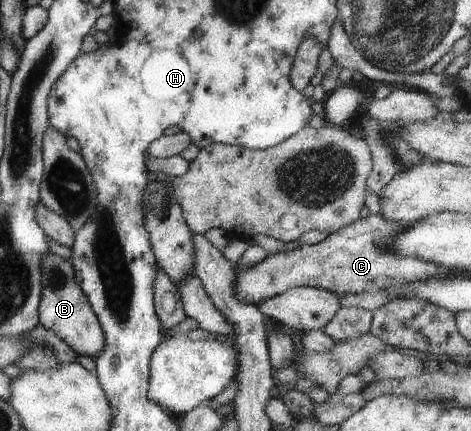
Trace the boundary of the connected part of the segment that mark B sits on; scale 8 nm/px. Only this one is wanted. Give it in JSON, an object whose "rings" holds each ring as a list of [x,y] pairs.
{"rings":[[[52,253],[41,258],[41,298],[38,307],[38,322],[47,330],[57,334],[71,350],[79,356],[95,359],[99,350],[103,350],[103,332],[95,312],[89,306],[88,298],[75,282],[75,275],[70,260]]]}

